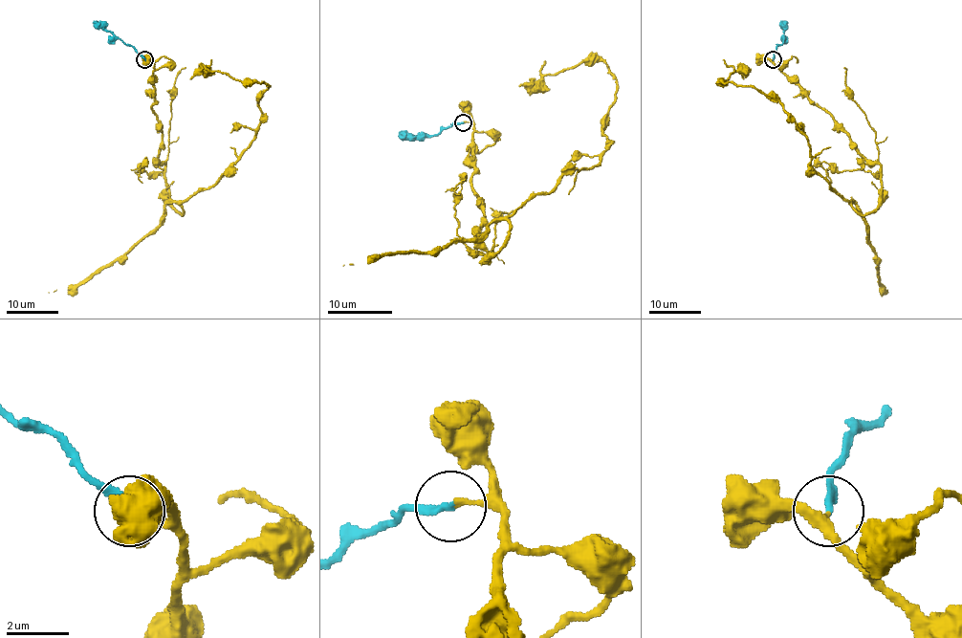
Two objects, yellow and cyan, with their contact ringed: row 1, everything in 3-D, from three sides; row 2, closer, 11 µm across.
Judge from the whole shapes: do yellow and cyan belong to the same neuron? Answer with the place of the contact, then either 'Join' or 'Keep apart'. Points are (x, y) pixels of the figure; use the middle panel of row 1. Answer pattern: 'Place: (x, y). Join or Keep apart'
Place: (463, 122). Join

